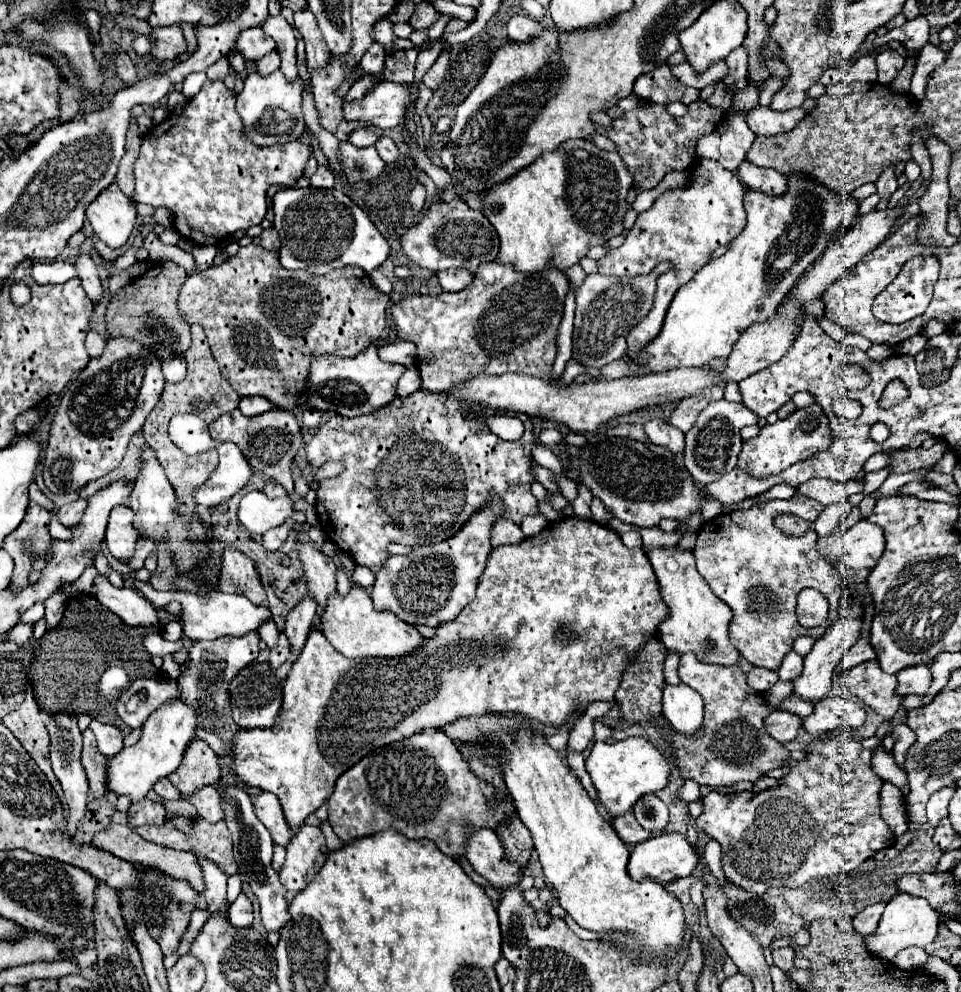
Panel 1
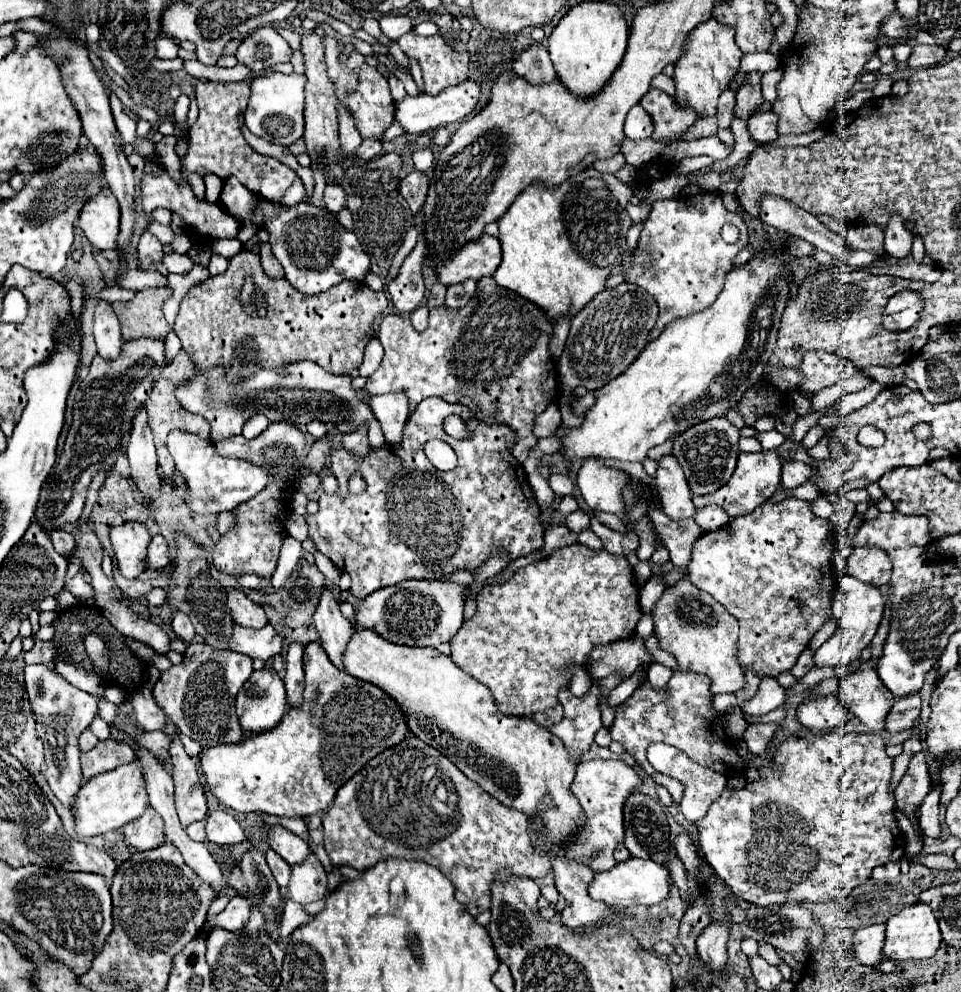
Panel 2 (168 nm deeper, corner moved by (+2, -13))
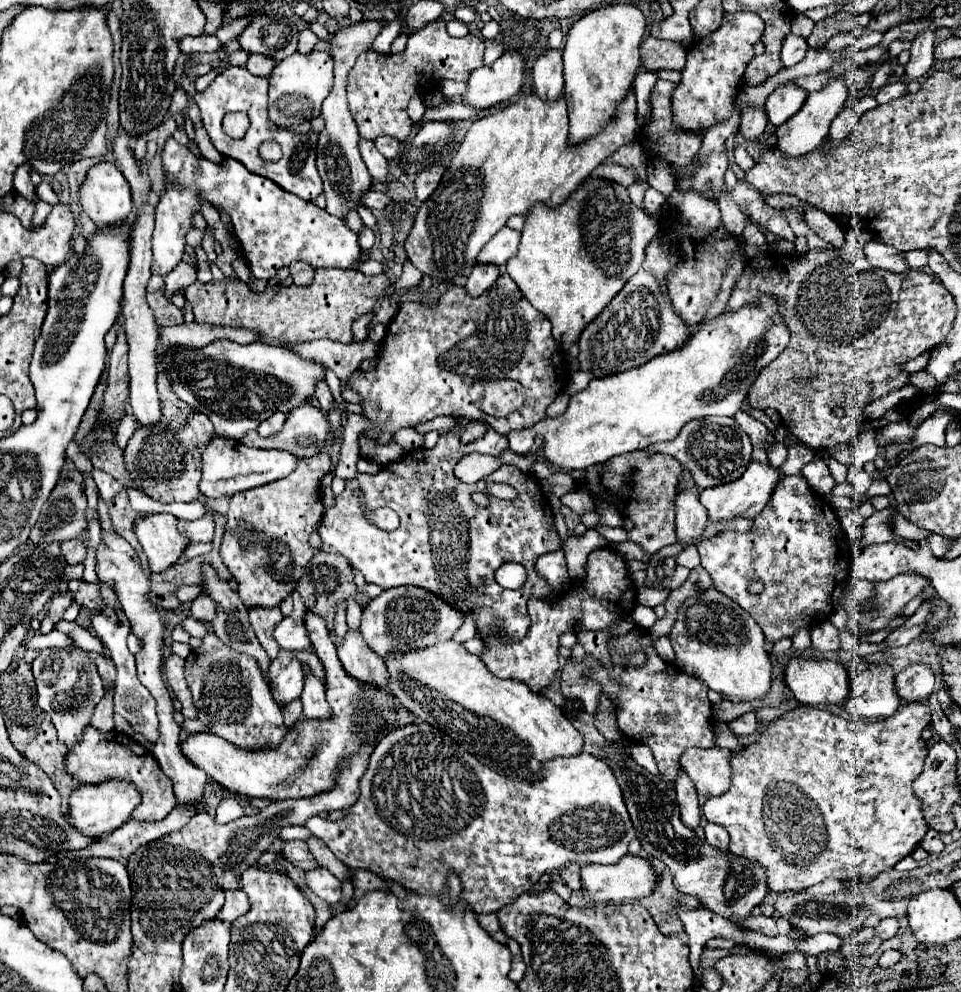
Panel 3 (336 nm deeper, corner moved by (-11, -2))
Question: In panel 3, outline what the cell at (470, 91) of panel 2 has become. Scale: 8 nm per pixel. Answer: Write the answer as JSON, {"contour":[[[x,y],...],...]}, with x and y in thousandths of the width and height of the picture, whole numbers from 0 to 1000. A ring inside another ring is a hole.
{"contour":[[[527,52],[512,67],[502,67],[489,75],[483,103],[502,109],[531,103],[543,91],[547,73],[547,60],[541,54]]]}

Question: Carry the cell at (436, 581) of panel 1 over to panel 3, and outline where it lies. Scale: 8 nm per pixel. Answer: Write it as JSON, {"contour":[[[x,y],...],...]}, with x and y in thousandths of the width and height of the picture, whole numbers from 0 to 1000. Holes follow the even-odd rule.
{"contour":[[[416,591],[410,595],[398,597],[393,603],[385,605],[383,613],[377,619],[375,637],[381,649],[402,665],[406,659],[422,659],[435,653],[452,651],[456,647],[468,645],[479,633],[483,621],[477,615],[470,615],[458,603],[452,603],[445,595],[433,591]]]}

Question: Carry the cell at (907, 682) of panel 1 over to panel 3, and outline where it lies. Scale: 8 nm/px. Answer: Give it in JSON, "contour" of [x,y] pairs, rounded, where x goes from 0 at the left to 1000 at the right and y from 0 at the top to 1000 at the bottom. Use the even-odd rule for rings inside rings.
{"contour":[[[941,708],[934,718],[926,724],[914,726],[914,728],[901,728],[901,726],[880,726],[876,722],[870,722],[862,716],[855,716],[851,712],[830,712],[810,724],[807,728],[801,728],[797,736],[791,740],[789,748],[783,748],[774,752],[770,758],[762,758],[760,764],[760,774],[762,774],[762,786],[760,794],[751,802],[735,804],[730,813],[730,821],[737,829],[749,831],[758,837],[760,841],[760,857],[768,863],[785,865],[791,873],[797,873],[799,877],[799,893],[803,899],[832,899],[841,893],[847,893],[860,885],[870,885],[870,887],[889,887],[897,885],[899,889],[912,885],[916,879],[924,879],[930,875],[932,869],[937,869],[941,863],[949,861],[953,851],[959,849],[959,845],[966,839],[966,831],[959,823],[959,808],[951,800],[949,788],[959,780],[961,776],[961,766],[966,762],[966,750],[959,746],[961,734],[968,730],[968,714],[957,708]]]}

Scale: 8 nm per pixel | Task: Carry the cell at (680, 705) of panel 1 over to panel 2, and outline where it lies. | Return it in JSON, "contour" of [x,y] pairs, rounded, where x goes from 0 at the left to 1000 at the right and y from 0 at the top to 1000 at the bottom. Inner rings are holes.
{"contour":[[[677,668],[677,670],[675,670],[675,676],[673,676],[673,686],[677,689],[677,693],[680,693],[682,697],[692,697],[698,678],[700,678],[698,674],[692,674],[690,670]]]}

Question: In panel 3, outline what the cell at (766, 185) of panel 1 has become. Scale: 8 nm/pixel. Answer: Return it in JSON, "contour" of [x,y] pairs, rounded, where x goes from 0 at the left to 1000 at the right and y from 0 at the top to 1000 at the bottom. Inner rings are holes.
{"contour":[[[907,242],[901,246],[901,260],[907,268],[920,270],[930,276],[941,276],[947,272],[947,268],[941,262],[941,256],[937,252],[930,252],[930,248],[918,246],[914,242]]]}

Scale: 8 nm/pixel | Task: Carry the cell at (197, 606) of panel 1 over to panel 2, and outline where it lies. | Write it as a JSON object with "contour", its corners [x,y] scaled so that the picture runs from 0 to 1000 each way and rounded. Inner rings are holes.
{"contour":[[[278,628],[274,634],[261,634],[253,630],[242,630],[242,640],[236,646],[236,654],[255,658],[259,662],[270,662],[280,666],[284,660],[292,658],[292,640]]]}

